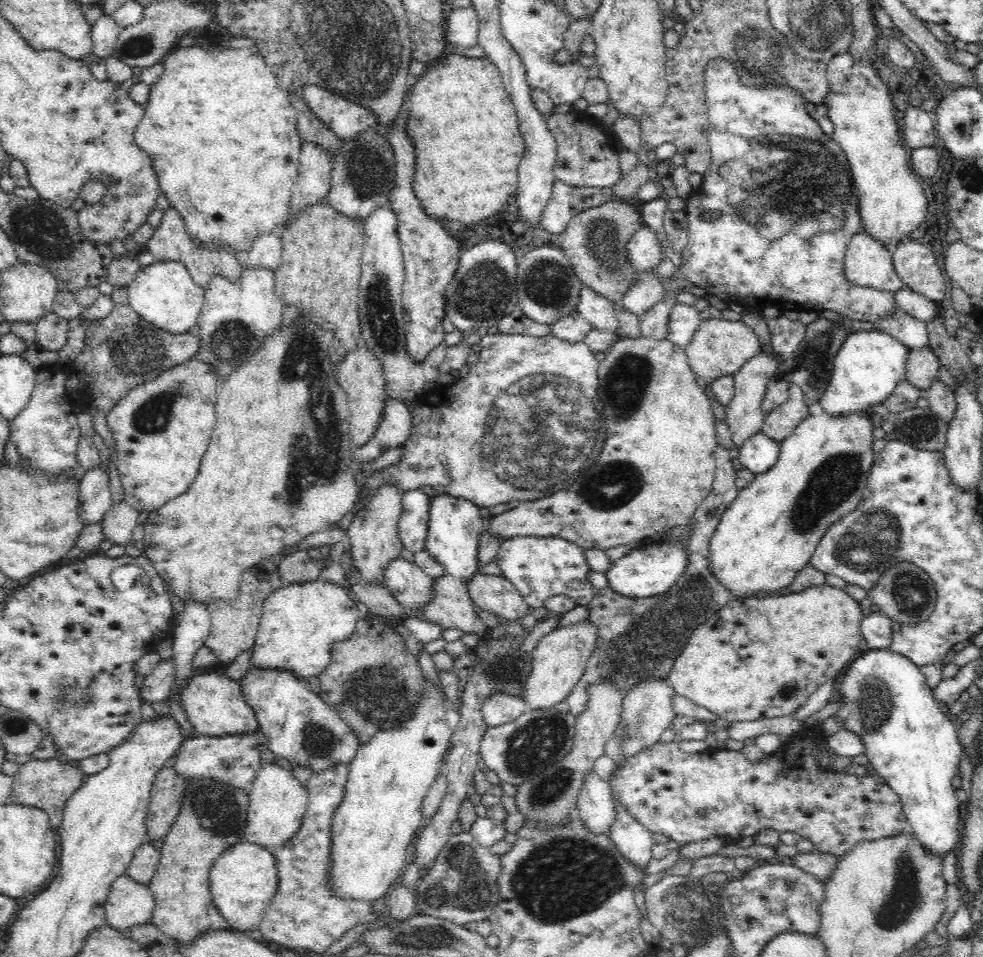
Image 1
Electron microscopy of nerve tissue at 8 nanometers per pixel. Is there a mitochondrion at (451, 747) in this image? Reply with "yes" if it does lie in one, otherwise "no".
no

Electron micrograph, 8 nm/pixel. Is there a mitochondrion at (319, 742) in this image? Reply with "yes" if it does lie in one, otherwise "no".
yes

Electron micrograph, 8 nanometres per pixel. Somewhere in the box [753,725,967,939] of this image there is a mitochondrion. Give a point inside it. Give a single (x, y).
(906, 895)

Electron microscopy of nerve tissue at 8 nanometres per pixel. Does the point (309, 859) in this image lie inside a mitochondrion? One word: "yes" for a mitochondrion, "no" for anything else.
yes

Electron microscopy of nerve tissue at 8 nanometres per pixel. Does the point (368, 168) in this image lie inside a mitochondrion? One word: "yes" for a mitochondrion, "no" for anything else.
yes

